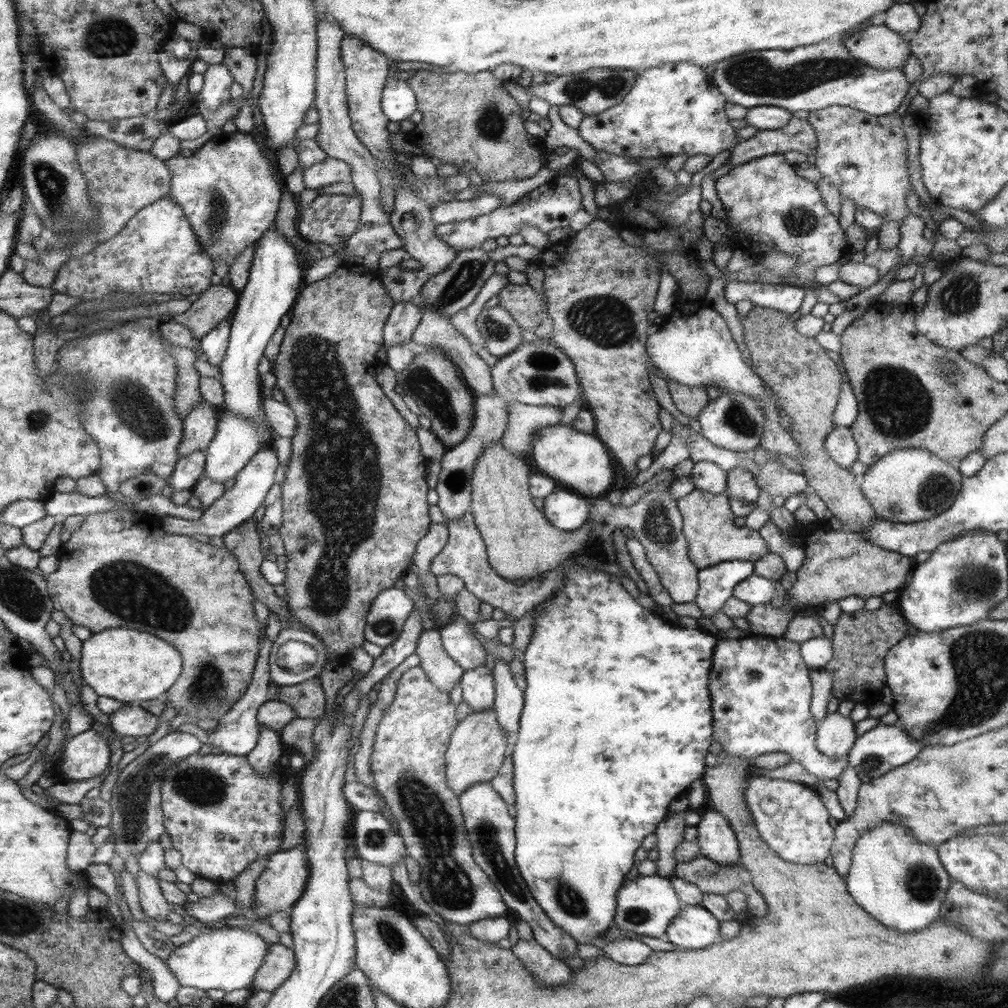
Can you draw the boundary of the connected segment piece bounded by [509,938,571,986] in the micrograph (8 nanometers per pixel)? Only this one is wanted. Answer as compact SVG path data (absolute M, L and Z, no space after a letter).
M533 938L517 940L515 945L509 949L521 960L525 970L529 970L531 978L539 986L561 986L569 982L570 967L564 961L553 958Z

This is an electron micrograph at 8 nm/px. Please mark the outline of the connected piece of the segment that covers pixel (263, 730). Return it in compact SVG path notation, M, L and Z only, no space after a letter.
M258 725L258 730L257 743L249 751L249 754L245 755L245 758L259 775L267 775L271 771L271 765L282 756L281 752L285 750L284 745L281 744L281 739L279 739L278 731L263 725Z

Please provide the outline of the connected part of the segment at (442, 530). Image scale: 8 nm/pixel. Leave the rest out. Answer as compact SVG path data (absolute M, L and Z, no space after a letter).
M431 524L425 536L418 541L409 570L417 579L430 573L433 558L445 547L448 539L448 528L445 524Z

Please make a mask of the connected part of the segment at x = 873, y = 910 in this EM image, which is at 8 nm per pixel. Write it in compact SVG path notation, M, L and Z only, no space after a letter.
M881 823L865 830L855 841L846 890L867 914L878 919L883 926L911 932L921 931L938 920L950 880L935 846L931 848L919 843L910 828Z

